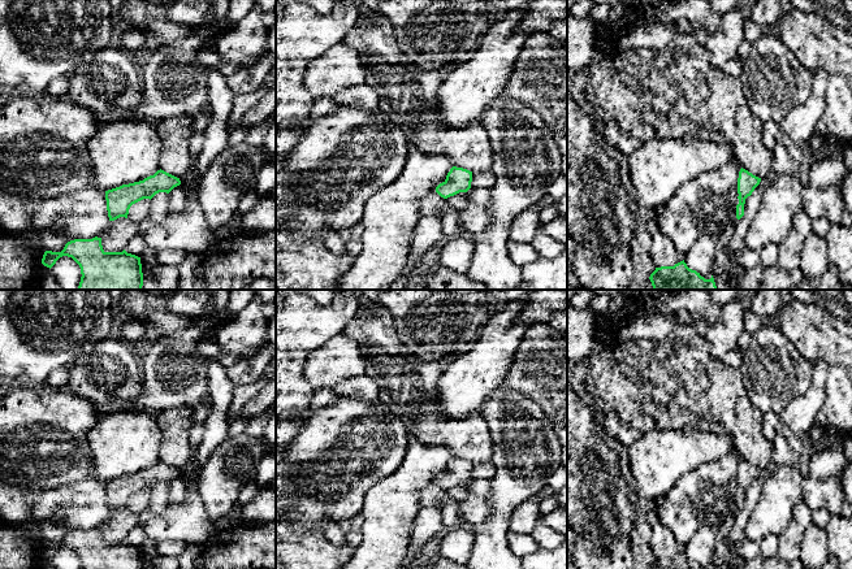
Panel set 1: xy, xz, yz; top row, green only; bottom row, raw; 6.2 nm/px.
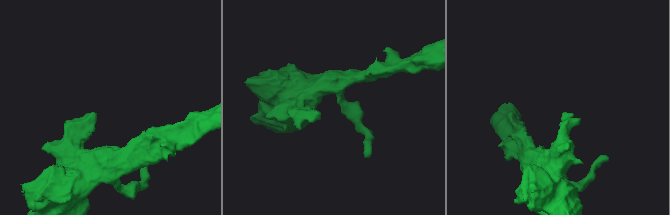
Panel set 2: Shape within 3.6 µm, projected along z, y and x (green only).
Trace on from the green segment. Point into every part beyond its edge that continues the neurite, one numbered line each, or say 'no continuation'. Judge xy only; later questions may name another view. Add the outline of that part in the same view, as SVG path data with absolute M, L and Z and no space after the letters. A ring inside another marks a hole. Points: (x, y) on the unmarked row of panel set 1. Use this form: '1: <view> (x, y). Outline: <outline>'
no continuation

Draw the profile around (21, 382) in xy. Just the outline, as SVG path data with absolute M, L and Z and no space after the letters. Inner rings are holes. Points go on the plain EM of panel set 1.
M21 377L14 382L3 382L0 387L0 398L7 395L9 391L14 388L22 388L22 387L40 387L40 386L51 386L48 382L44 383L36 383L34 381L30 381L26 377Z

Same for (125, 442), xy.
M127 408L100 414L87 434L92 477L108 482L153 466L161 440L163 431L147 412Z

